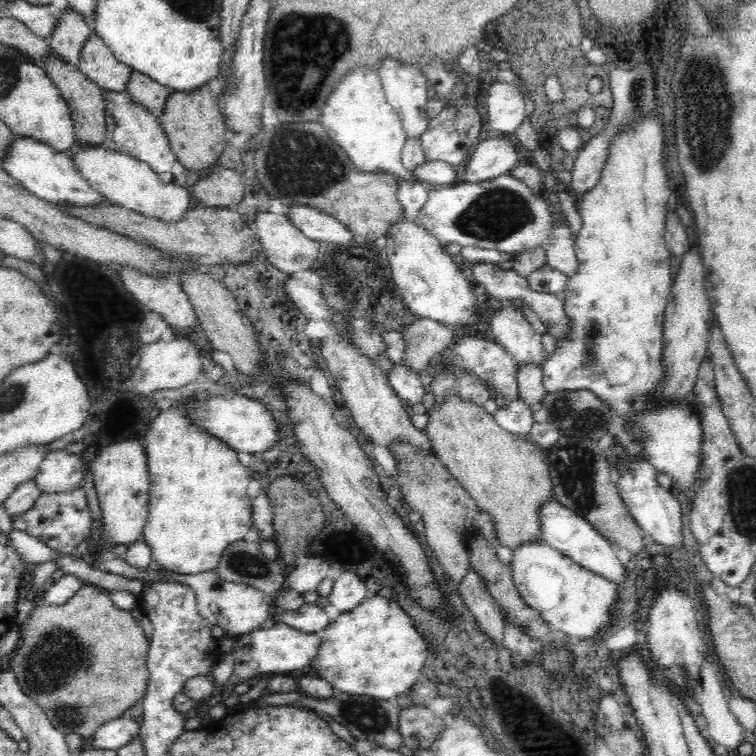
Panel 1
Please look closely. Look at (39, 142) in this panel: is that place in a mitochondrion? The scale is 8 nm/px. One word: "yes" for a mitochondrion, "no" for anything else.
no

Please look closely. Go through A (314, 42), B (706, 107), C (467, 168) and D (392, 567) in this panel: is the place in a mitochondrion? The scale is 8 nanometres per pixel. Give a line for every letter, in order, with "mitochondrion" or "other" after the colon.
A: mitochondrion
B: mitochondrion
C: other
D: other

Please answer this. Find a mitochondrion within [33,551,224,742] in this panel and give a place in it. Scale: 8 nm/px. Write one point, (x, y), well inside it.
(72, 717)

